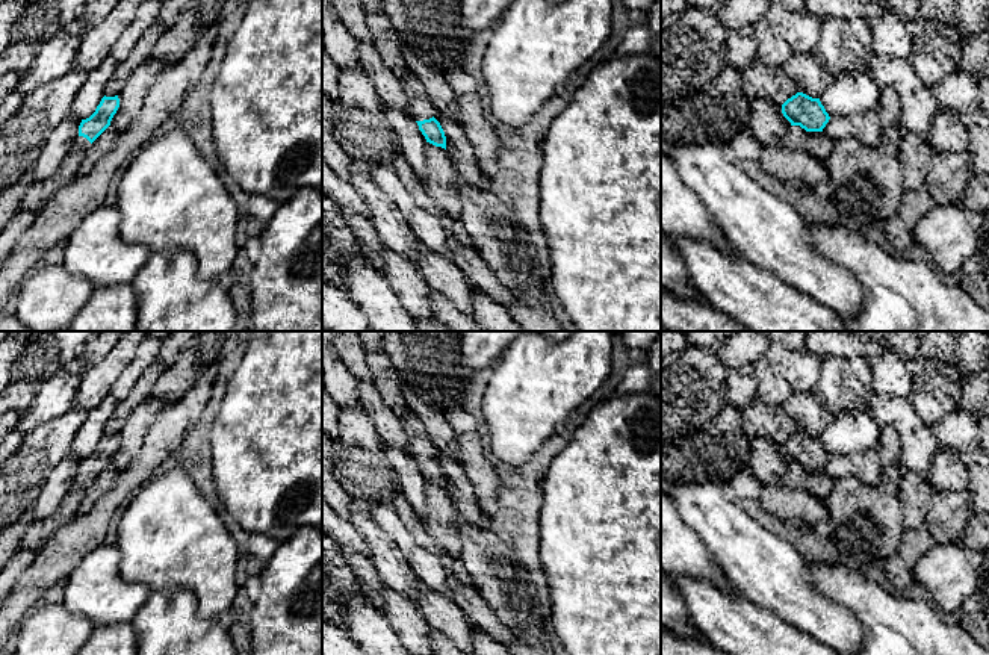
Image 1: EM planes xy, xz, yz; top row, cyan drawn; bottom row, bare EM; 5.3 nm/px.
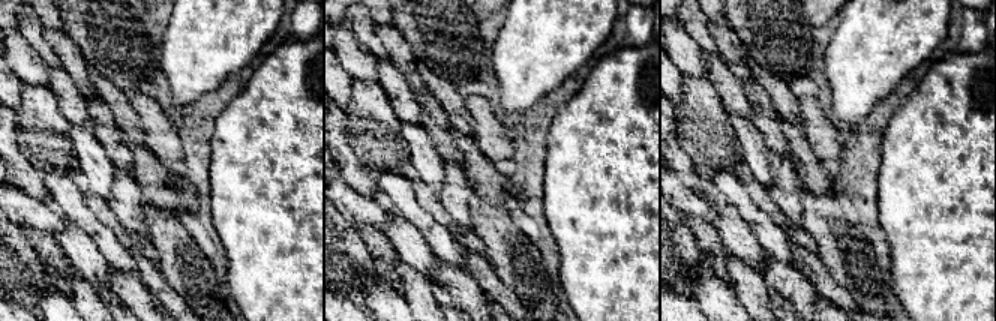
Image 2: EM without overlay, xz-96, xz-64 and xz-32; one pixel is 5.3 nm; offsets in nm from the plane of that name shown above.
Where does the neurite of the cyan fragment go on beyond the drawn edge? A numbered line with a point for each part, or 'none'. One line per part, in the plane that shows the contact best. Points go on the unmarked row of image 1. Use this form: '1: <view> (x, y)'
1: xz (421, 447)

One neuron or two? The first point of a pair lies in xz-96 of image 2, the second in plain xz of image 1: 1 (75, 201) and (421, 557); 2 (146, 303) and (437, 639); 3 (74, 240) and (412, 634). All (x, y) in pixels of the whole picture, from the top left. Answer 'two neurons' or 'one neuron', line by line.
1: one neuron
2: two neurons
3: two neurons

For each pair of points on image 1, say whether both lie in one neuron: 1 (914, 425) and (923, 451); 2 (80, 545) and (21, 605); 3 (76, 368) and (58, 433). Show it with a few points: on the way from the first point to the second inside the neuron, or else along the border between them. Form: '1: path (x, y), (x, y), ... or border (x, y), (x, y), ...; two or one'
1: path (917, 431), (918, 445); one
2: path (64, 555), (31, 589); one
3: border (74, 406), (62, 415), (40, 422), (31, 431); two

